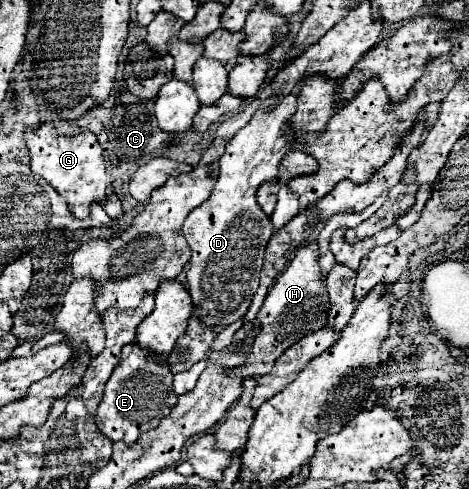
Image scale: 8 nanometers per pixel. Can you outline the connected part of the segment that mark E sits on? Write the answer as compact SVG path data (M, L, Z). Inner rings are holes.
M137 343L125 345L125 349L121 351L119 365L113 369L109 381L105 383L103 399L95 413L97 427L111 441L123 441L133 445L143 431L157 427L159 419L169 415L171 407L177 401L171 383L173 383L173 375L163 359L147 353Z

